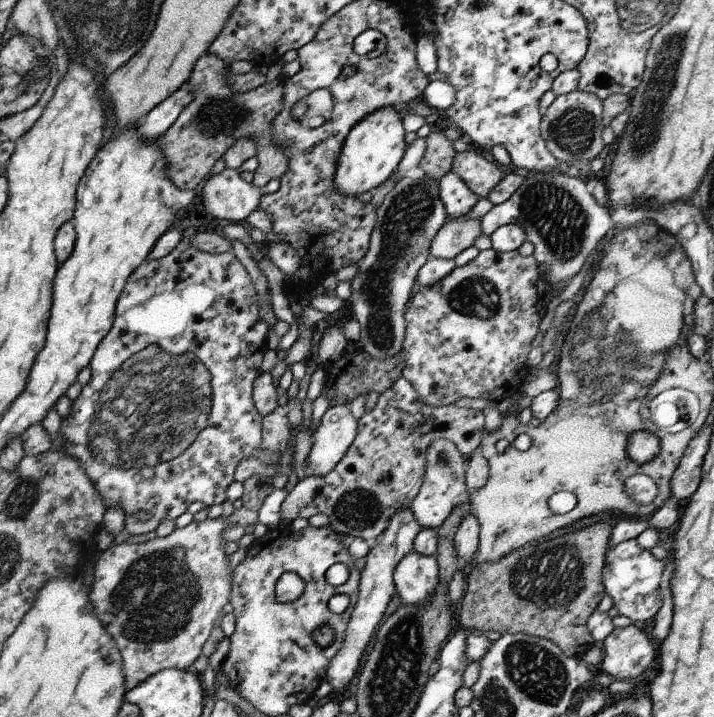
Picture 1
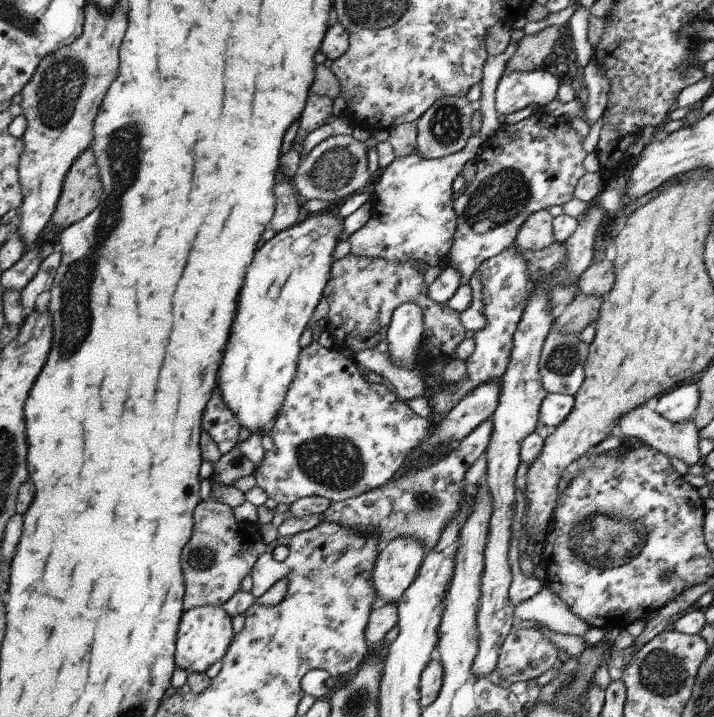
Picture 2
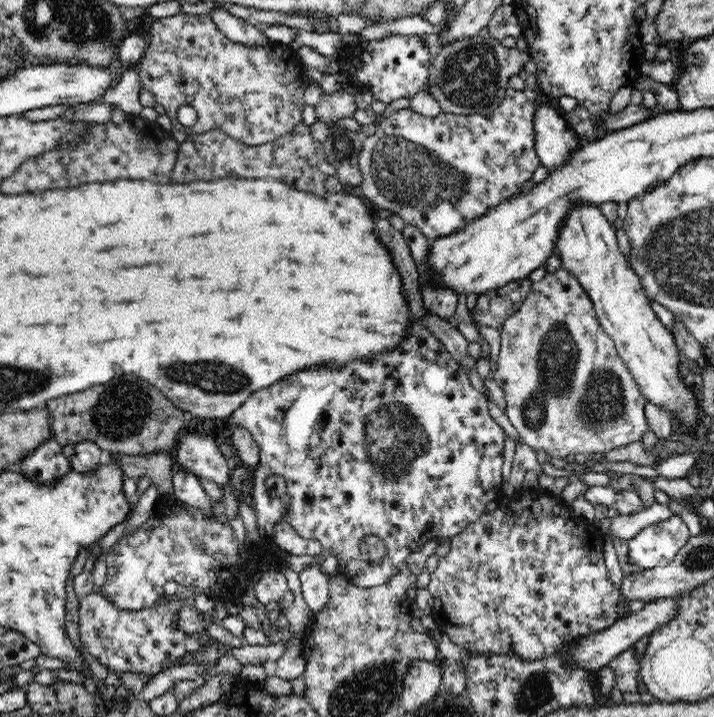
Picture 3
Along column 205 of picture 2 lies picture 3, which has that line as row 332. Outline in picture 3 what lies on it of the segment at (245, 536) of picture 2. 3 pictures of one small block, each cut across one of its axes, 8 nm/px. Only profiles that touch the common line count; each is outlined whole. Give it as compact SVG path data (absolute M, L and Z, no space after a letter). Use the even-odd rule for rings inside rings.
M561 266L555 272L547 273L540 281L533 282L527 299L524 300L522 306L512 316L509 316L502 323L499 331L501 334L501 347L493 379L504 391L506 400L505 414L508 415L510 422L518 431L523 443L530 446L533 451L544 450L547 454L553 454L554 458L566 458L568 454L583 456L594 454L594 452L611 454L619 447L628 446L634 441L640 442L642 440L642 436L650 428L644 413L644 406L646 406L647 400L641 393L640 387L631 375L629 368L618 354L614 341L606 334L597 319L597 314L589 295L584 287L580 285L580 281L568 269Z

